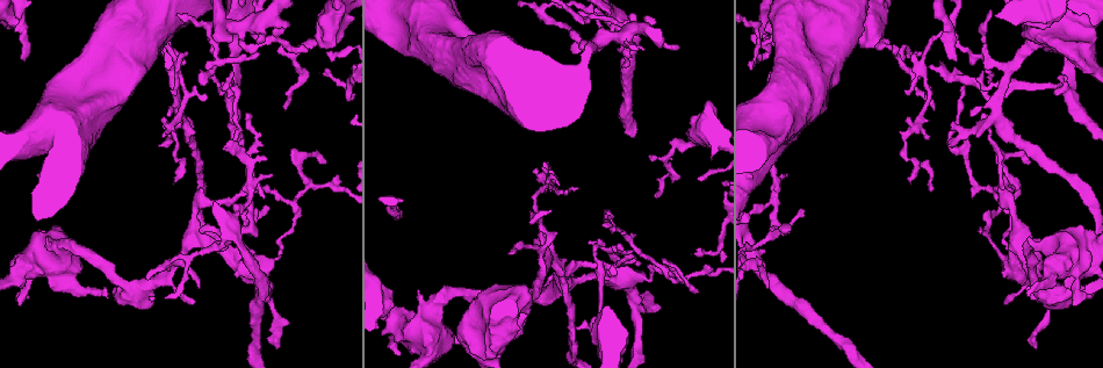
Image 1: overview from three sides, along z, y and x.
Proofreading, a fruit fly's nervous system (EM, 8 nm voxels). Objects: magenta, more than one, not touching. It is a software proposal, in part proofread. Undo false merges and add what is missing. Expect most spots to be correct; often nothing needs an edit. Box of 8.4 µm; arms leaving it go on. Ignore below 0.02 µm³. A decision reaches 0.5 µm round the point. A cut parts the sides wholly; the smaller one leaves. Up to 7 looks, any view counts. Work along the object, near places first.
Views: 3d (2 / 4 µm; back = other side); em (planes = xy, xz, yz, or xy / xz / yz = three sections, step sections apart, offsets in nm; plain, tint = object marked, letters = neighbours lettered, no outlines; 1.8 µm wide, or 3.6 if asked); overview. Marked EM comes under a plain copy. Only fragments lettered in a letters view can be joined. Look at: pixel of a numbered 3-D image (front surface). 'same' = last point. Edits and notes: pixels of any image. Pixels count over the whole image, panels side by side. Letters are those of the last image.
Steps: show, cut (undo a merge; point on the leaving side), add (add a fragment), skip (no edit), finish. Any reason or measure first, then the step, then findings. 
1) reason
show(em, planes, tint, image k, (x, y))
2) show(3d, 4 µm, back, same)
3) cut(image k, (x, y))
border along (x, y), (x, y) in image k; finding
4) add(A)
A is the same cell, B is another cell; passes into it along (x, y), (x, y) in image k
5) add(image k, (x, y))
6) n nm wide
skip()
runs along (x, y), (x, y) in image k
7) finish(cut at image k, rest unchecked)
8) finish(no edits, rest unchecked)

abrupt turn
show(em, planes, letters, image 1, (608, 37))

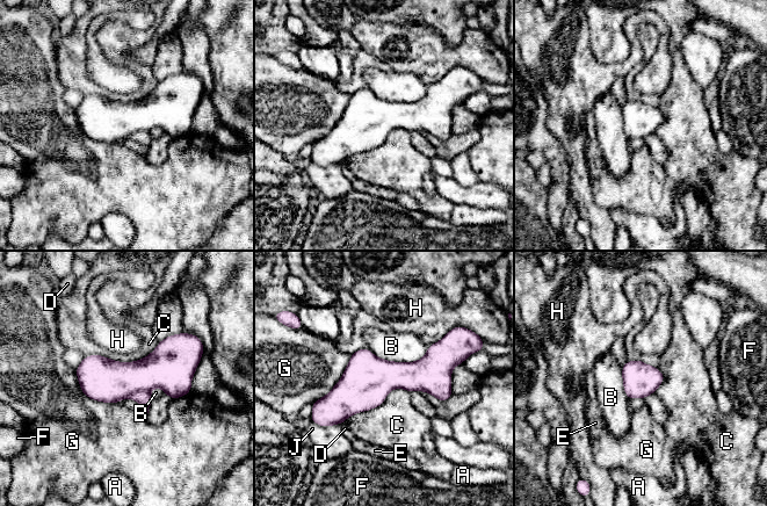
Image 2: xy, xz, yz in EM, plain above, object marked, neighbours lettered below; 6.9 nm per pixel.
cut(image 2, (144, 398))
A, B, C, D, E, F, G, H and J are other cells; border along (149, 390), (137, 390), (128, 396) in image 2; a second neuron is stuck on

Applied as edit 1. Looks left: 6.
redraw
show(overview)

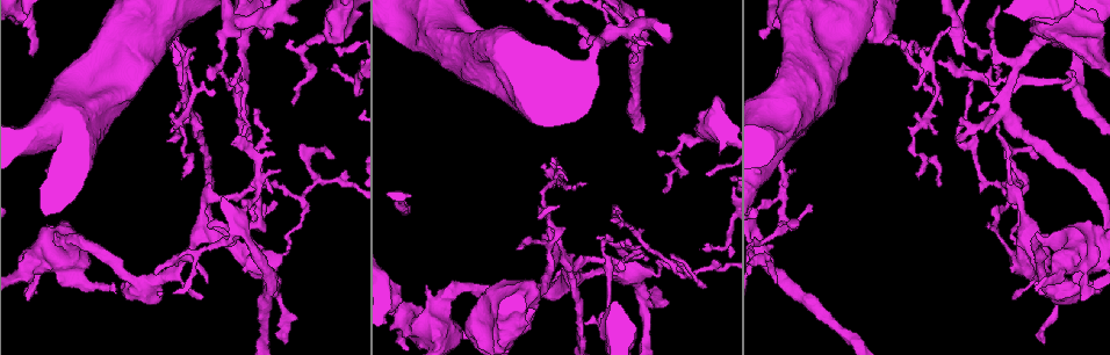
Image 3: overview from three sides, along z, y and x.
thin end
show(3d, 4 µm, image 3, (240, 66))

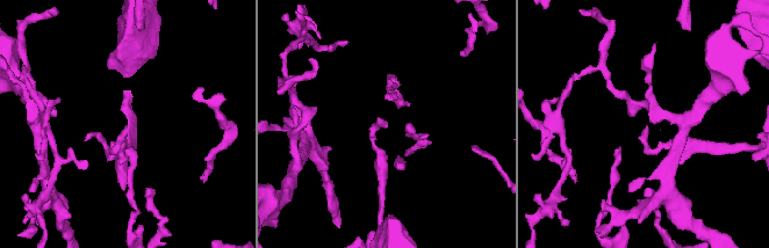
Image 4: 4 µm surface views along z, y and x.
show(em, xy, step 16, letters, image 4, (125, 127))

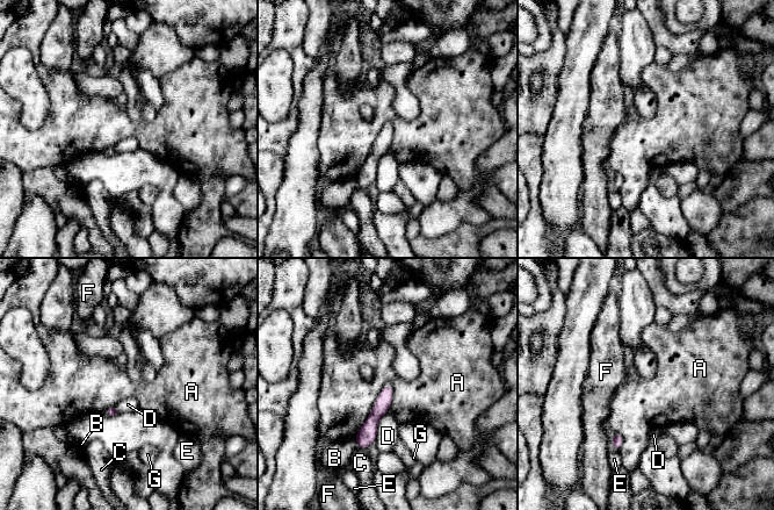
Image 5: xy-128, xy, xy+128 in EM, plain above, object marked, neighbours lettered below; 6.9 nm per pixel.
cut it another way
show(em, planes, letters, same)

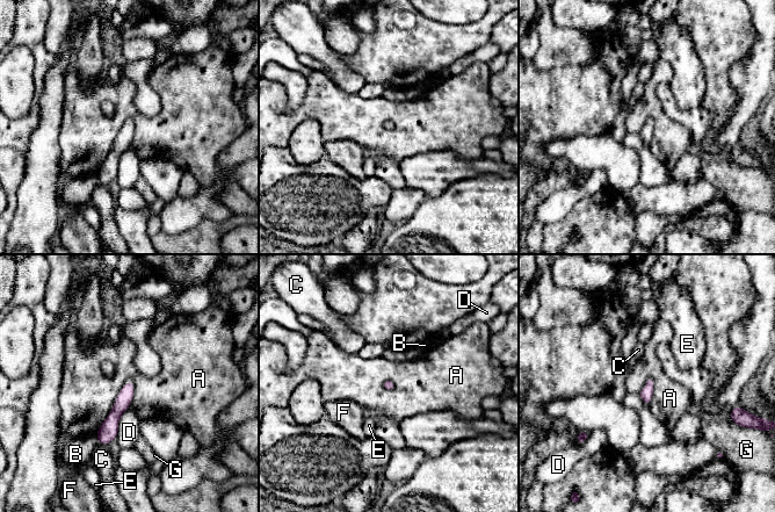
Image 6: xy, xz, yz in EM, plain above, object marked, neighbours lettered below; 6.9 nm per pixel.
A touches over 440 nm
skip()
A, B, C, D, E, F and G are other cells; runs along (129, 383), (123, 402), (102, 441) in image 6; none of them fits

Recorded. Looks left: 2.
finish(cut at image 2, rest unchecked)

